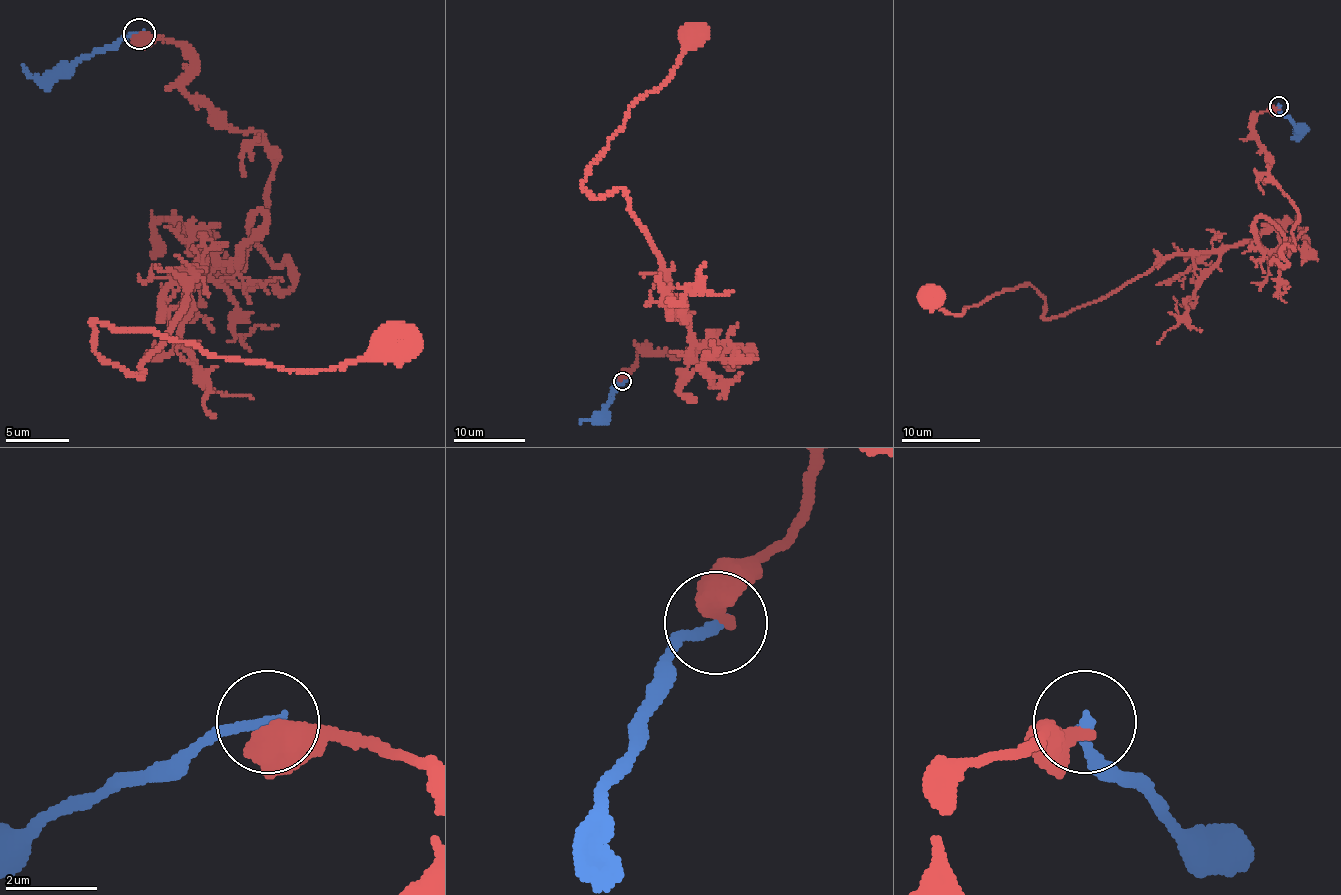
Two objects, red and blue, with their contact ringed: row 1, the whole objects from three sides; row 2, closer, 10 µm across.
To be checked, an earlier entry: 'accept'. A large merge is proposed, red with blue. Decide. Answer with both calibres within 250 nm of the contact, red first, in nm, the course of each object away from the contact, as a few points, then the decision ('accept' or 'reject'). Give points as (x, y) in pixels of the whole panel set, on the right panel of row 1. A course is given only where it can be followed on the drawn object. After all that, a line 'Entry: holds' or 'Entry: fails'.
600 nm thick on the red side, 240 nm on the other; red runs (1279, 107), (1252, 133), (1298, 212), (1288, 265), (1175, 253), (1050, 318), (1030, 285), (933, 298); blue runs (1279, 105), (1294, 133), (1296, 125); reject
Entry: fails

